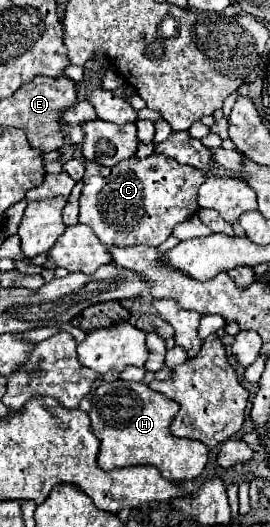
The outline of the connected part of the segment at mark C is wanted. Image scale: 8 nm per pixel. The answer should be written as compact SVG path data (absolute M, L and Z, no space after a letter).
M151 154L147 158L129 158L119 162L113 170L103 170L97 162L87 162L83 176L83 190L79 198L79 222L93 228L97 238L105 246L133 246L147 244L159 246L171 236L173 226L189 220L197 210L197 188L205 182L205 174L193 166L183 166L161 154Z

